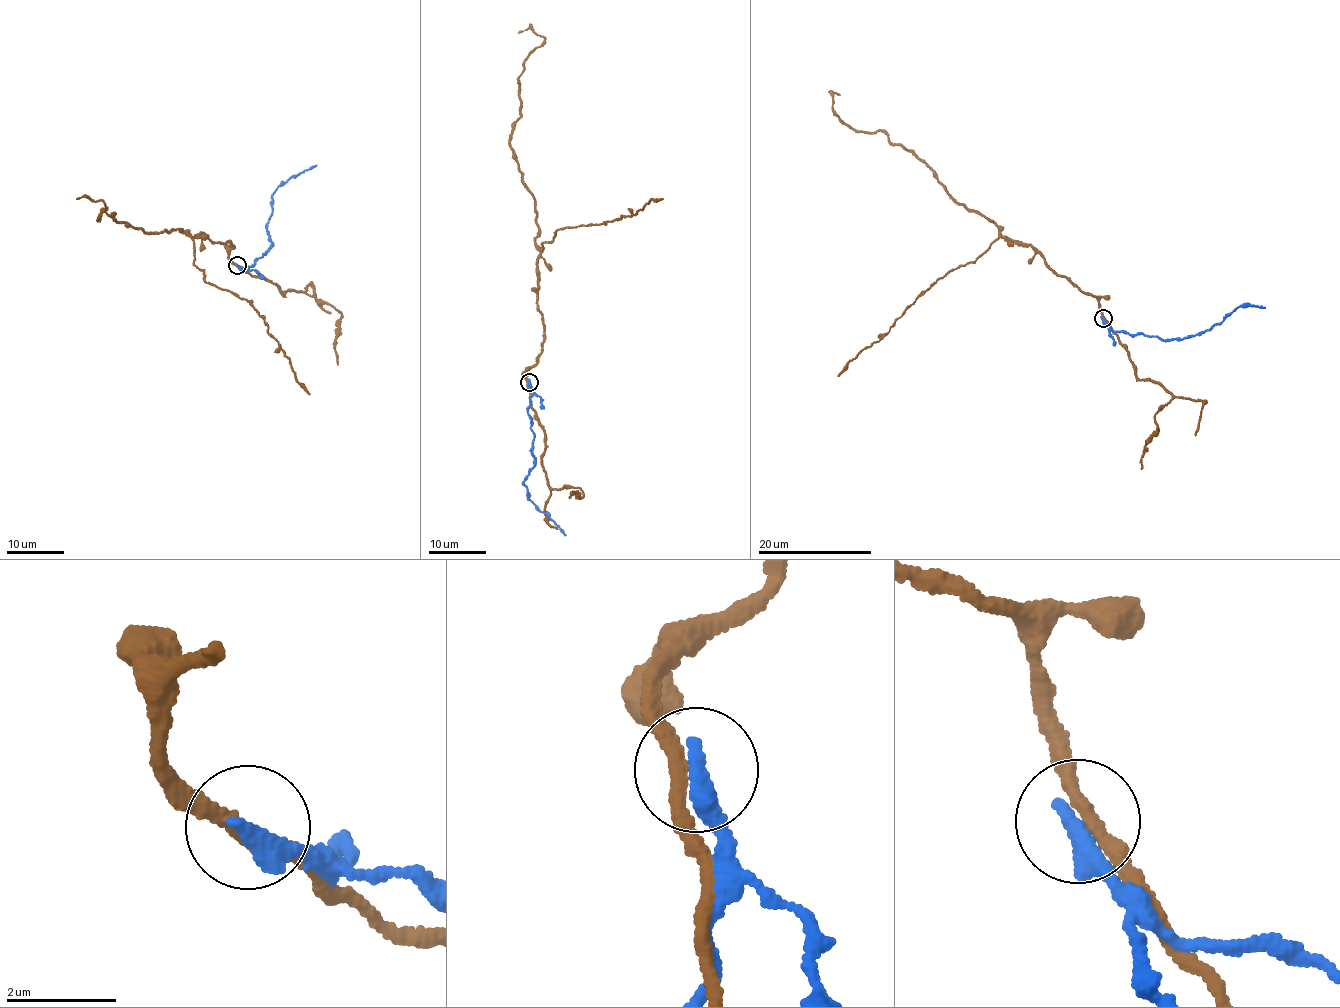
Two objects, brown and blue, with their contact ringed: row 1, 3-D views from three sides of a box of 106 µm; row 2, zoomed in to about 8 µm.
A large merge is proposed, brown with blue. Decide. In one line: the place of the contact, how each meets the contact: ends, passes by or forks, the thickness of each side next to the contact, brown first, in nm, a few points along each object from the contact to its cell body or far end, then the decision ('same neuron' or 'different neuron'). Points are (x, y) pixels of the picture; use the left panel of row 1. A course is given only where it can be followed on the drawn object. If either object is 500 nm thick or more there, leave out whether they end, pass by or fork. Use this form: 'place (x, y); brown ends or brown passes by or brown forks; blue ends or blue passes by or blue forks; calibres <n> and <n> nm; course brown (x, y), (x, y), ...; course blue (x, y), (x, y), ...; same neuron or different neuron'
place (237, 265); brown passes by; blue ends; calibres 280 and 440 nm; course brown (237, 265), (227, 241), (177, 229), (149, 234), (103, 210), (97, 221), (104, 203), (77, 199); course blue (237, 265), (247, 271), (273, 244), (267, 224), (273, 209), (272, 194), (293, 175), (316, 164); different neuron

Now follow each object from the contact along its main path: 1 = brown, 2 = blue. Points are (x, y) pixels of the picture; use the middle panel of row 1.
1: (528, 382), (544, 331), (540, 253), (534, 195), (510, 145), (519, 76), (544, 38), (518, 33)
2: (528, 382), (531, 398), (528, 414), (534, 434), (534, 467), (524, 484), (528, 500), (565, 535)

